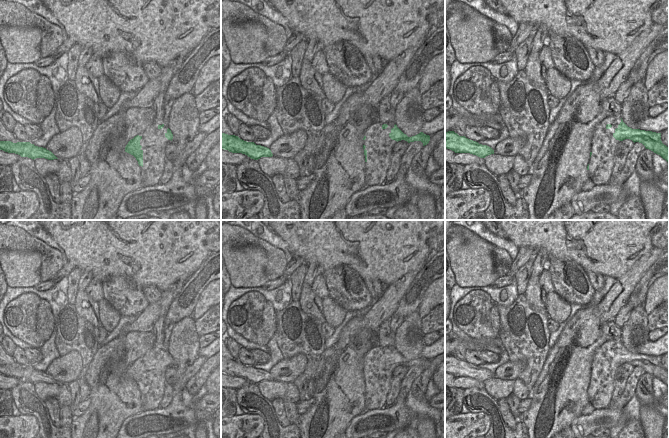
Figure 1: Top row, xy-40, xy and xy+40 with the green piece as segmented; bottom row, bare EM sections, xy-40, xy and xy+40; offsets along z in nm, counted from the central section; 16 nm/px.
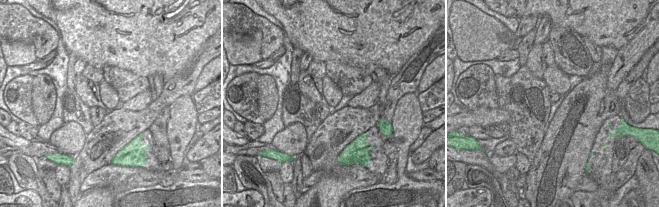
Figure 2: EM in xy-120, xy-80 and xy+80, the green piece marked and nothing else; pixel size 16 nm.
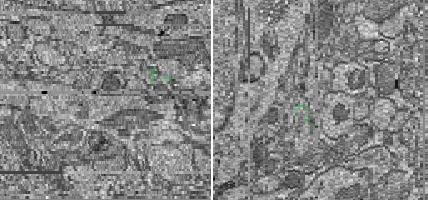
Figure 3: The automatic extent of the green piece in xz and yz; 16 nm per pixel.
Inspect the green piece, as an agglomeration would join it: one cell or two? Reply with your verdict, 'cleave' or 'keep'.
keep

